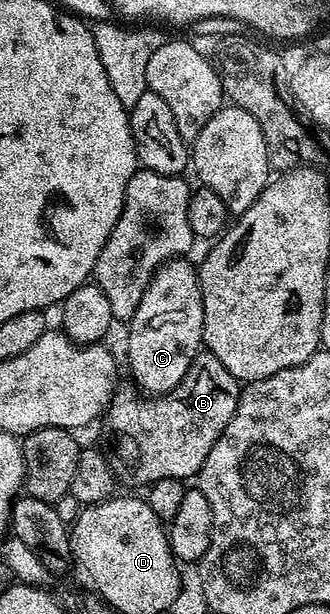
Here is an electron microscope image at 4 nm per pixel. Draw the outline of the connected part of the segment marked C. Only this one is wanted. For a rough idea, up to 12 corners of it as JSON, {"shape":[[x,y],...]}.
{"shape":[[188,258],[164,262],[128,326],[146,392],[201,353],[204,301]]}

